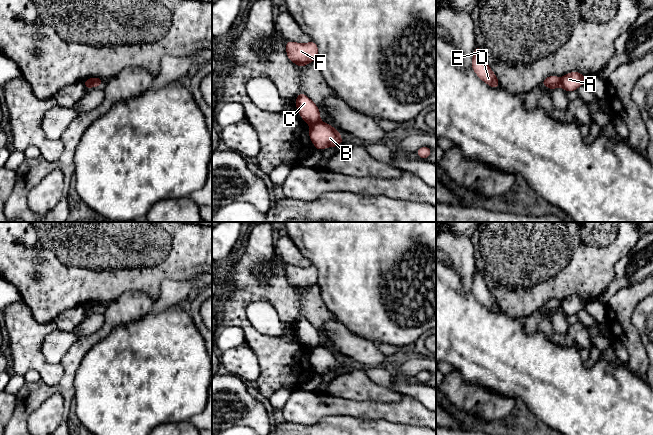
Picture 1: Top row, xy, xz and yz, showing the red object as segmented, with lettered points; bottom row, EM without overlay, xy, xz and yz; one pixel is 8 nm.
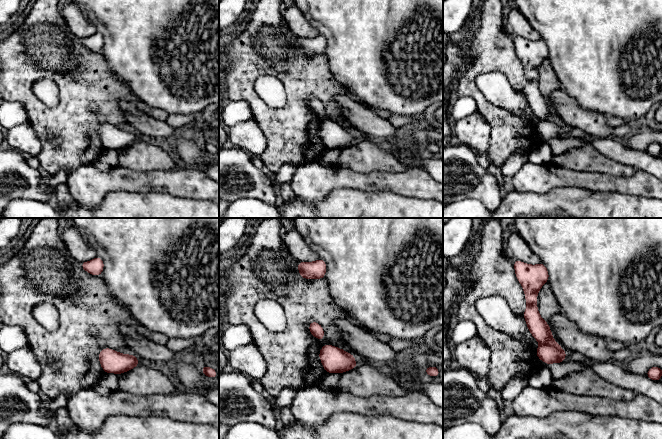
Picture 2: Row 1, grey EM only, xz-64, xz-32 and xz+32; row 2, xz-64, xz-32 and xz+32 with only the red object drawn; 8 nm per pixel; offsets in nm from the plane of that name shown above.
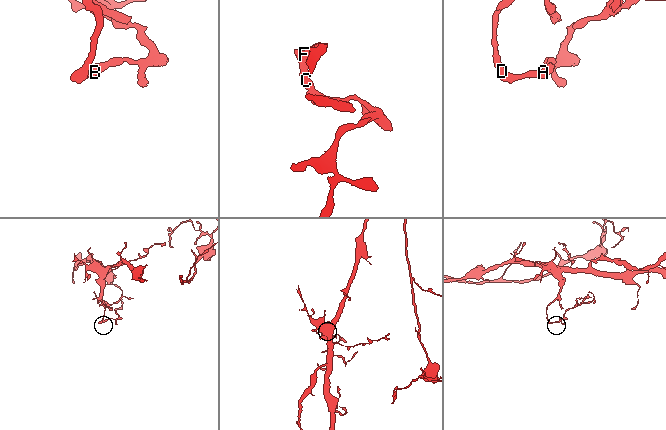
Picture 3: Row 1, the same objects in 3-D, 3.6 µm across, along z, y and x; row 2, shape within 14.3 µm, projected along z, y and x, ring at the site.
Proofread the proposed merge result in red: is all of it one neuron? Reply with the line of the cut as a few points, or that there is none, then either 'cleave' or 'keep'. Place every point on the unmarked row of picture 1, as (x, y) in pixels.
cut in xz along (319, 344), (310, 349); cleave

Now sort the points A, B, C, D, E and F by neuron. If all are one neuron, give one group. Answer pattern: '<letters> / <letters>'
A B / C D E F

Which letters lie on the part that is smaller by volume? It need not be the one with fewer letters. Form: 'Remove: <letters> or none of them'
Remove: A, B

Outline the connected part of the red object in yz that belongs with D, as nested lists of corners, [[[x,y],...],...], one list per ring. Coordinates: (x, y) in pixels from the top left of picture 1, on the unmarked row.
[[[477,269],[475,270],[472,294],[478,299],[478,301],[487,307],[490,311],[496,313],[499,311],[499,305],[494,296],[490,293],[483,279],[483,275]]]

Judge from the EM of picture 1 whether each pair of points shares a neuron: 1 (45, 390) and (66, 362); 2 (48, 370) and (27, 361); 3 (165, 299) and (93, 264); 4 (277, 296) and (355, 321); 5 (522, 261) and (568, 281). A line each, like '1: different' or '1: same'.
1: same
2: same
3: different
4: different
5: same

